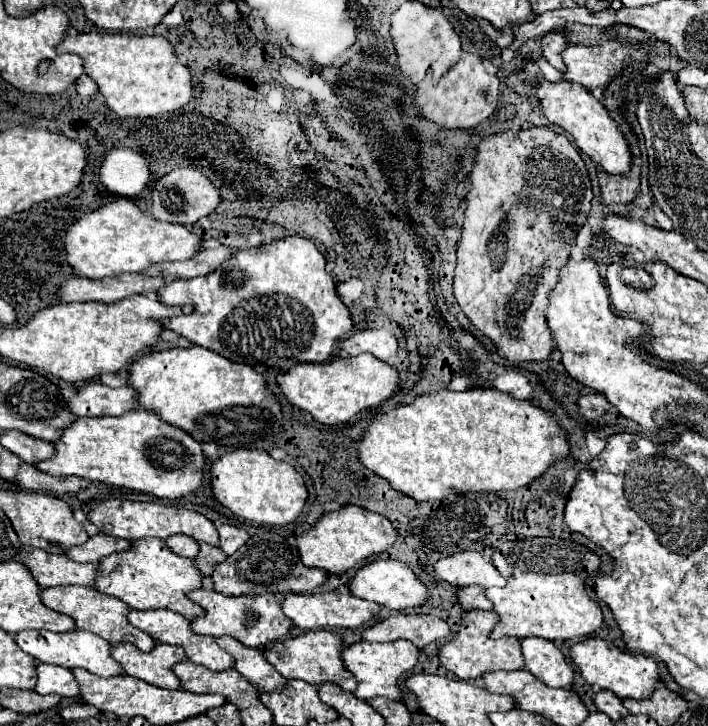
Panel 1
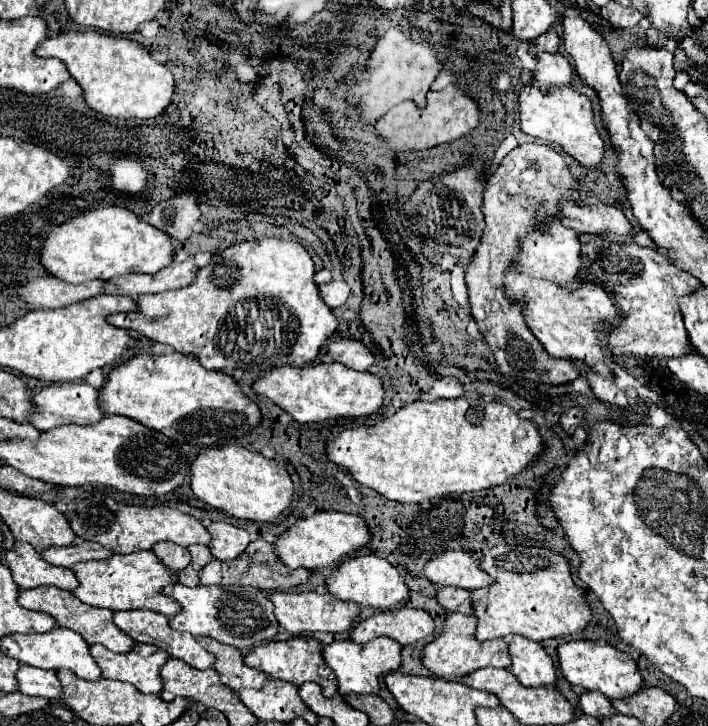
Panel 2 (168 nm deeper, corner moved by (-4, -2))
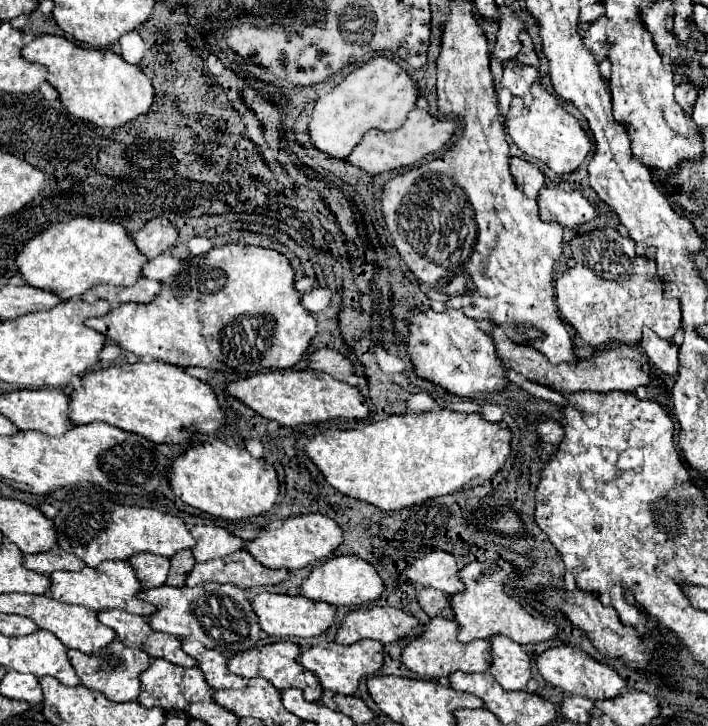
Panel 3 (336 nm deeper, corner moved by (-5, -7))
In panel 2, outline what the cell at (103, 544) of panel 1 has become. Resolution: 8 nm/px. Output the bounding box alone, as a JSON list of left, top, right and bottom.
[40,541,112,567]

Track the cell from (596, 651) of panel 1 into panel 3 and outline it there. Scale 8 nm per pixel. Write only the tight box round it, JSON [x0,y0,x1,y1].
[537,646,627,702]

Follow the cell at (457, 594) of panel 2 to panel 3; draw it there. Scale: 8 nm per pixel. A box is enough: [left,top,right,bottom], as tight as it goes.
[417,588,455,620]

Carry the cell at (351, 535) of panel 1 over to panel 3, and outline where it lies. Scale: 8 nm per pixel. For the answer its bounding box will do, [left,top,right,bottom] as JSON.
[245,514,343,570]

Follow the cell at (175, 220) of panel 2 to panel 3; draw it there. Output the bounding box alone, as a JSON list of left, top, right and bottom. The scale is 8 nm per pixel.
[135,218,179,258]

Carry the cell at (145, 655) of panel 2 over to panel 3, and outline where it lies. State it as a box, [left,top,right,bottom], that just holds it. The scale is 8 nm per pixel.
[67,640,151,702]

